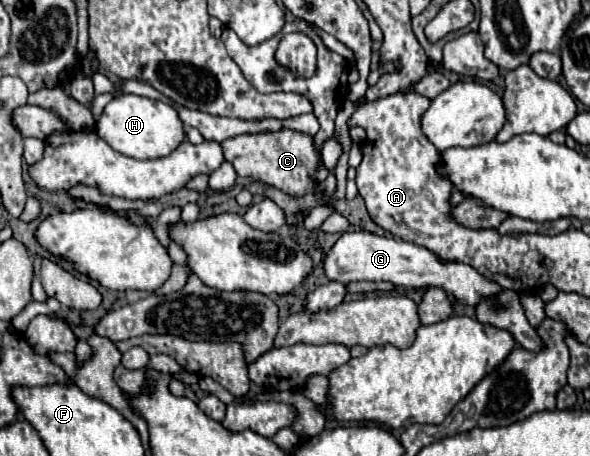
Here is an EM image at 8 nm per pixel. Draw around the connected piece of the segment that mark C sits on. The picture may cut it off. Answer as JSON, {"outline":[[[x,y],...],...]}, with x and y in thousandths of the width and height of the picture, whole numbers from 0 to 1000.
{"outline":[[[473,283],[473,287],[449,287],[449,292],[419,292],[402,296],[375,314],[381,349],[398,366],[405,388],[425,388],[449,406],[459,406],[493,432],[527,428],[551,428],[541,414],[541,397],[531,388],[544,362],[544,336],[531,314],[531,300],[520,292],[507,292],[497,283]]]}

